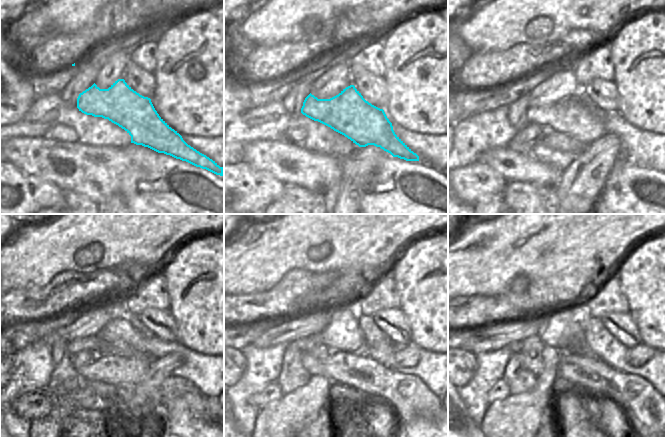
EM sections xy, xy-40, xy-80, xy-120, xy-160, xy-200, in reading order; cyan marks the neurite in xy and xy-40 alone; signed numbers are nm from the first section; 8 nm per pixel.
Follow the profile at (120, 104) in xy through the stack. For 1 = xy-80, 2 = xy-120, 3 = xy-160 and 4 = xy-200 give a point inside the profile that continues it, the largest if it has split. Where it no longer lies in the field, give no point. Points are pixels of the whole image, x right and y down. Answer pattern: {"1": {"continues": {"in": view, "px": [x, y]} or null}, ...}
{"1": {"continues": {"in": "xy-80", "px": [578, 118]}}, "2": {"continues": {"in": "xy-120", "px": [76, 346]}}, "3": {"continues": {"in": "xy-160", "px": [308, 343]}}, "4": {"continues": {"in": "xy-200", "px": [514, 347]}}}

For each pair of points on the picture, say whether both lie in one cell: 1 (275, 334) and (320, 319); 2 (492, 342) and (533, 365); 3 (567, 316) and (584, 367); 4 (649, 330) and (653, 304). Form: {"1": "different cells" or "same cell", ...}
{"1": "same cell", "2": "different cells", "3": "different cells", "4": "same cell"}

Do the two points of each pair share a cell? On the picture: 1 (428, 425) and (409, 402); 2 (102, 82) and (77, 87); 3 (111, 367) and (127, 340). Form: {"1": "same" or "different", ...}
{"1": "different", "2": "different", "3": "different"}

